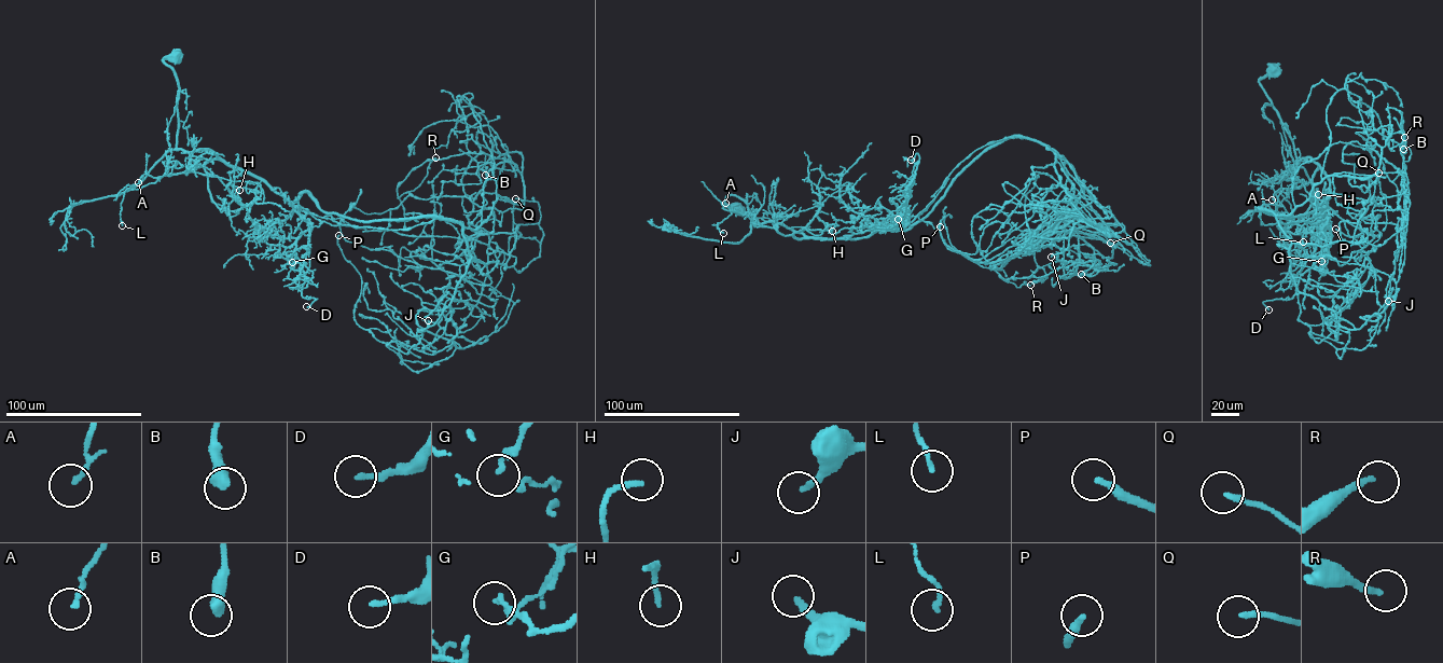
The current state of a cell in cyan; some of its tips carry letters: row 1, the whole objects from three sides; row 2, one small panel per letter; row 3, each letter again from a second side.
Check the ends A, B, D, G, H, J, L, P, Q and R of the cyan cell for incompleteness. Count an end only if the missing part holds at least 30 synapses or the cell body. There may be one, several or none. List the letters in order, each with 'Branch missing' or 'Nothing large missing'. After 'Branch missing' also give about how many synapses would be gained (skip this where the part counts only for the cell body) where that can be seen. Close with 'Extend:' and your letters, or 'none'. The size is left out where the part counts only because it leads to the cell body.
A: Nothing large missing
B: Nothing large missing
D: Nothing large missing
G: Nothing large missing
H: Nothing large missing
J: Branch missing. Roughly 35 synapses
L: Nothing large missing
P: Branch missing. Roughly 50 synapses
Q: Nothing large missing
R: Nothing large missing
Extend: J, P

